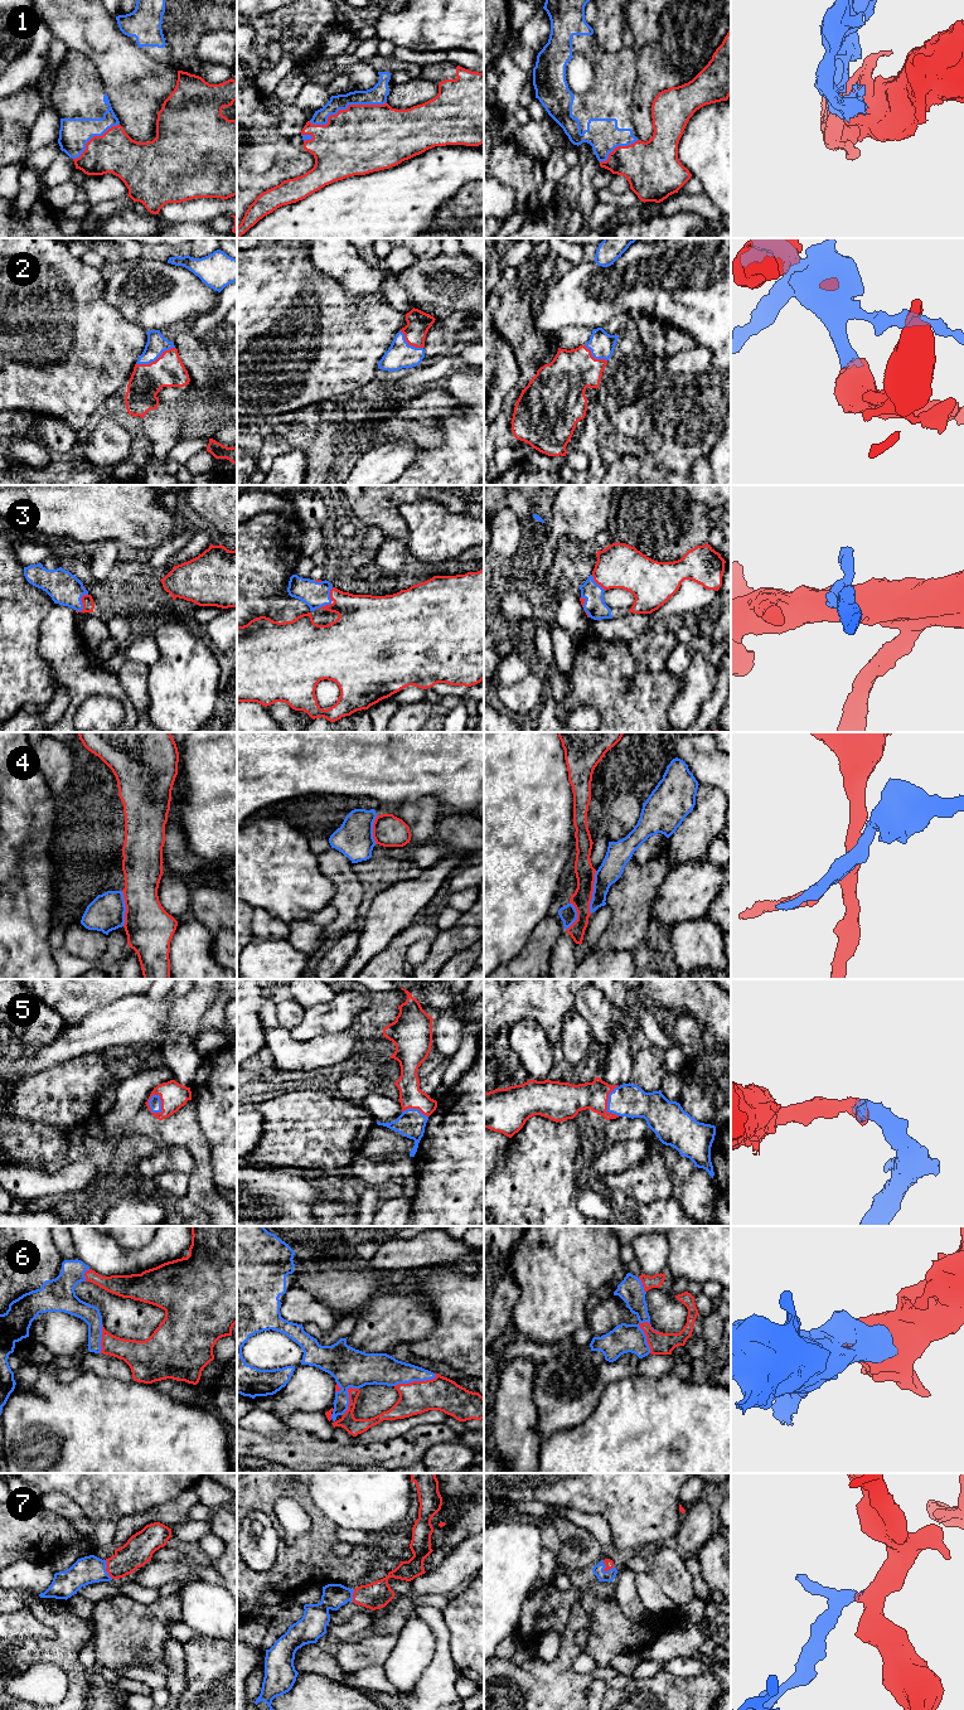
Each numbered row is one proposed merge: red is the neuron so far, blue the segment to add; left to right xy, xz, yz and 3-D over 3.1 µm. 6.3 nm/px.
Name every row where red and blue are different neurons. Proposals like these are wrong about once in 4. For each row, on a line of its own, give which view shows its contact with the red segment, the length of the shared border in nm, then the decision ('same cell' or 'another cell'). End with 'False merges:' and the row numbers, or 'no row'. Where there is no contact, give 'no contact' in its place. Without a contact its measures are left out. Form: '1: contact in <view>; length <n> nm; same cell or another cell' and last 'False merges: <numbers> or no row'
1: contact in xz; length 500 nm; same cell
2: contact in xy; length 280 nm; same cell
3: contact in xy; length 140 nm; same cell
4: contact in yz; length 280 nm; another cell
5: contact in xy; length 140 nm; same cell
6: contact in yz; length 220 nm; same cell
7: contact in yz; length 90 nm; same cell
False merges: 4

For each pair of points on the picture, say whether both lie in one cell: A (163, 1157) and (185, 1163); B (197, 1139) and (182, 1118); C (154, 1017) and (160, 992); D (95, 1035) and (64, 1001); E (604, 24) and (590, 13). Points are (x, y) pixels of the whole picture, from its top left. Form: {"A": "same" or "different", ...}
{"A": "same", "B": "same", "C": "different", "D": "different", "E": "different"}

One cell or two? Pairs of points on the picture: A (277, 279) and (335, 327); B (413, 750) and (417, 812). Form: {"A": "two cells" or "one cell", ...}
{"A": "one cell", "B": "two cells"}

